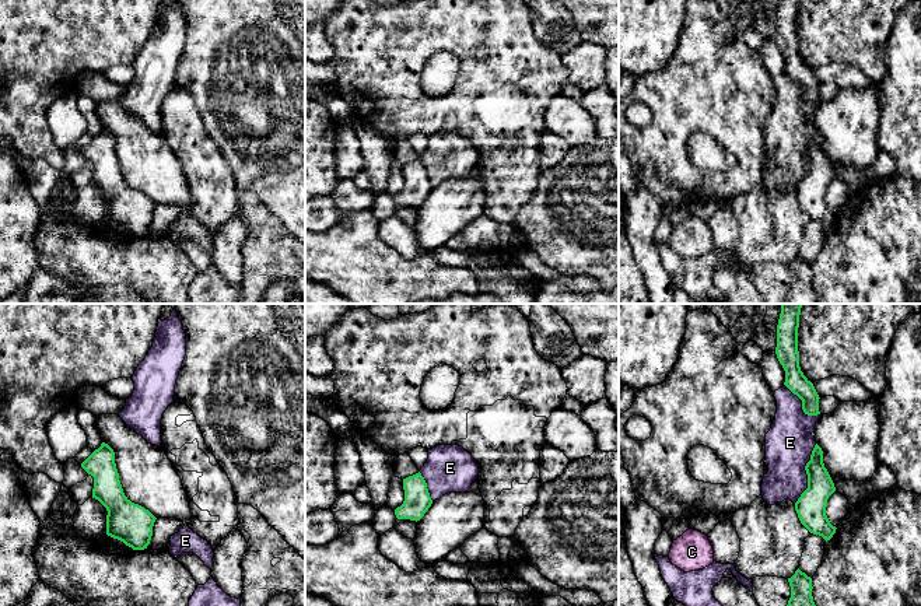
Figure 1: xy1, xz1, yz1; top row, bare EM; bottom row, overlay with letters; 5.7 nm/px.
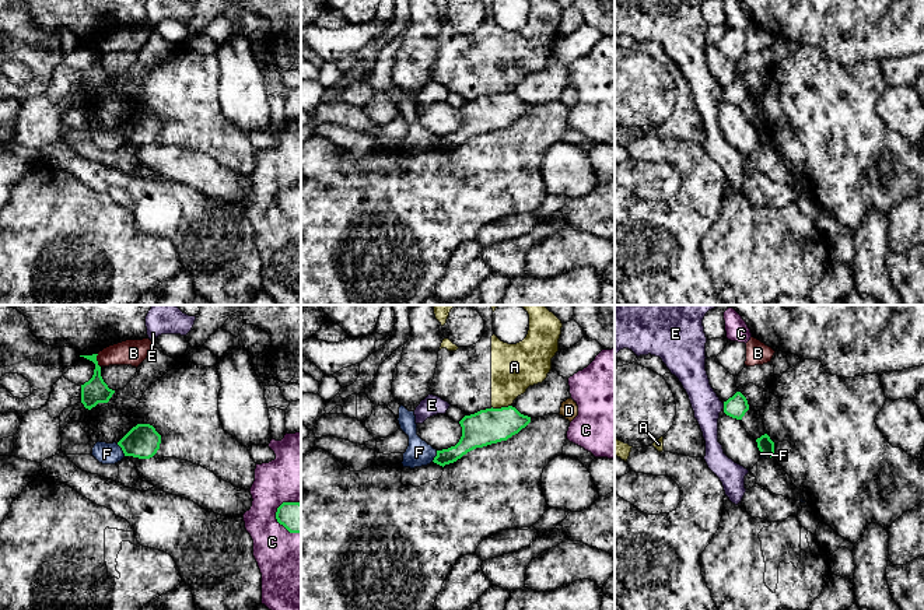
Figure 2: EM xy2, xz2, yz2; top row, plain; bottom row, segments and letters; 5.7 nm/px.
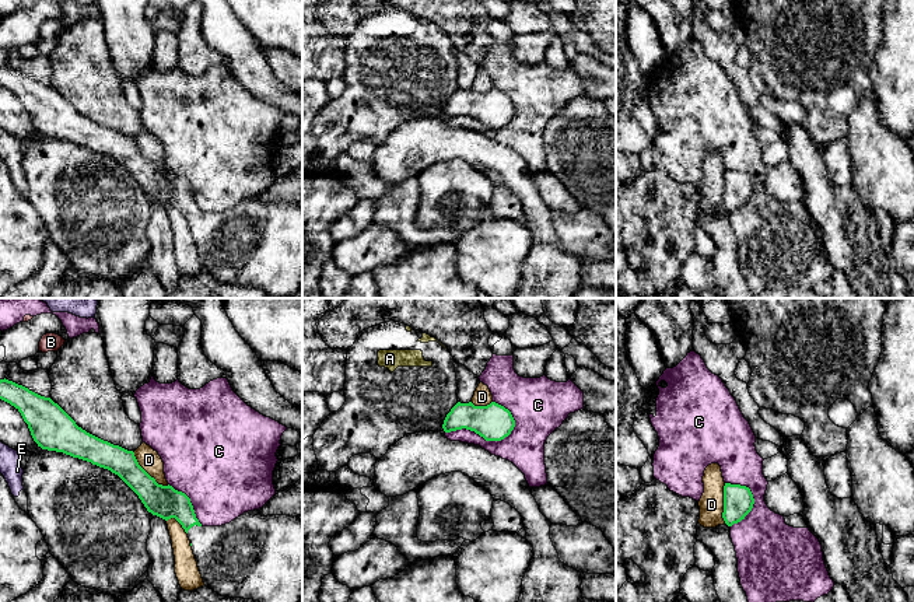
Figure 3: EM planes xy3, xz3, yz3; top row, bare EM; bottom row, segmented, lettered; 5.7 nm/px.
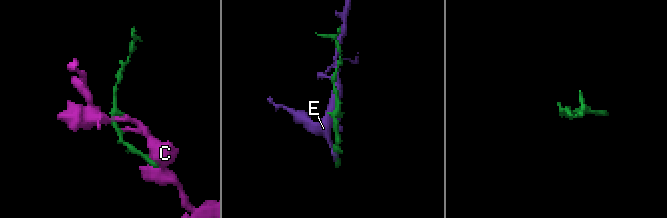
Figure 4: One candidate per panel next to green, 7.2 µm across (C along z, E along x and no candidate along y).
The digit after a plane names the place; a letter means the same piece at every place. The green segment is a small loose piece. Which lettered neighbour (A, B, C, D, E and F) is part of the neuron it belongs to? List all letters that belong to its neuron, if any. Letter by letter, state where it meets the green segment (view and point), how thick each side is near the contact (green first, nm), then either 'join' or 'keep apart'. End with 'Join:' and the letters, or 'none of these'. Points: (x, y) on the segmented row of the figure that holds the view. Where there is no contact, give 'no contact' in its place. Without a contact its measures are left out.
A: xz2 (501, 407) | 200/280 nm | keep apart
B: xy2 (97, 361) | 150/150 nm | keep apart
C: xz3 (483, 437) | 200/220 nm | keep apart
D: xy3 (146, 472) | 190/120 nm | keep apart
E: yz1 (806, 473) | 180/280 nm | keep apart
F: xy2 (122, 449) | 190/130 nm | keep apart
Join: none of these

